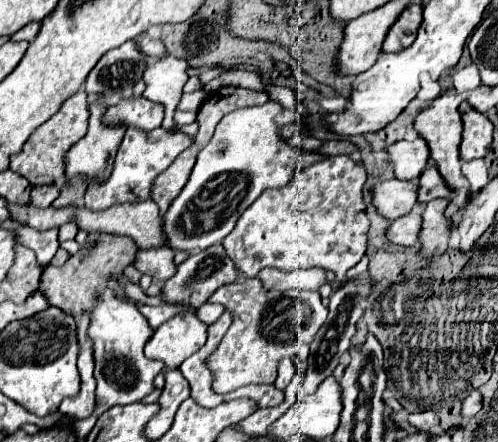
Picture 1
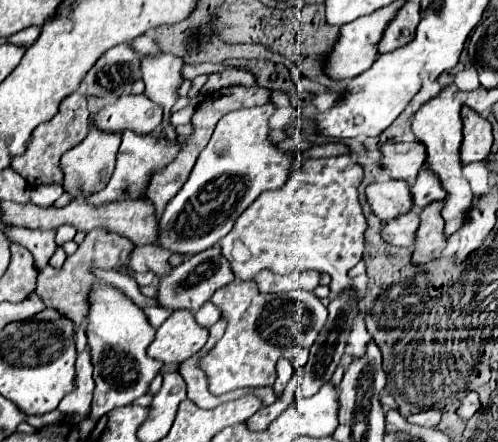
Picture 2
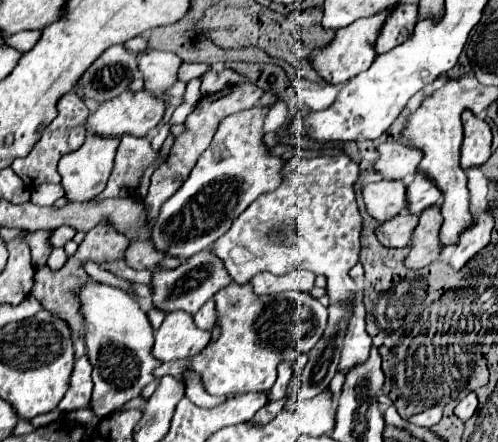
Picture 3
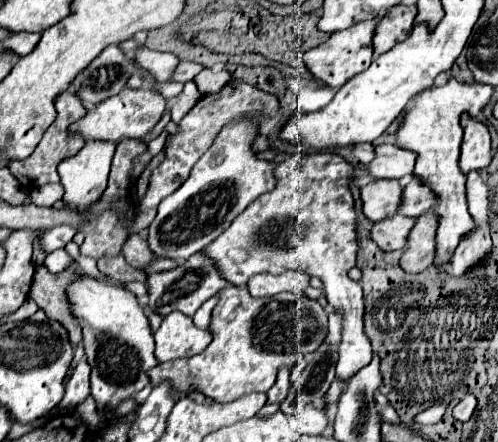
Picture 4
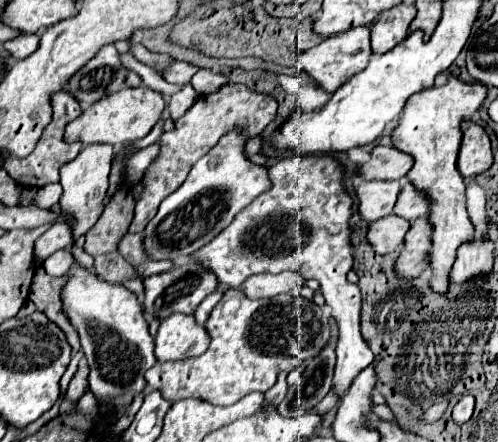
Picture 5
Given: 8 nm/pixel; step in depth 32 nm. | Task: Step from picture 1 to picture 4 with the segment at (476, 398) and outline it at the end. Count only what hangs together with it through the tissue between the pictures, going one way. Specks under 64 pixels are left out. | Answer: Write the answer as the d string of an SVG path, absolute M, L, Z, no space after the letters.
M466 394L458 404L456 404L456 408L454 408L454 418L456 420L460 420L460 422L466 422L466 420L470 420L470 416L474 414L474 410L476 410L476 396L474 394Z

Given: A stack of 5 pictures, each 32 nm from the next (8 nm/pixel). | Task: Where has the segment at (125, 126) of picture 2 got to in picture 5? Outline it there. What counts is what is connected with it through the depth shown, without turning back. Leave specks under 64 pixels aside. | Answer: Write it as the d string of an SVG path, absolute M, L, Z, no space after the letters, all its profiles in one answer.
M146 86L124 88L120 92L104 96L104 100L98 100L88 110L84 110L80 118L72 120L66 126L64 136L66 136L68 142L80 140L84 146L94 144L94 142L108 142L108 144L114 144L114 146L116 144L122 146L126 142L144 138L154 128L154 124L160 120L160 114L162 114L164 106L166 106L166 102L164 102L160 92L154 92Z

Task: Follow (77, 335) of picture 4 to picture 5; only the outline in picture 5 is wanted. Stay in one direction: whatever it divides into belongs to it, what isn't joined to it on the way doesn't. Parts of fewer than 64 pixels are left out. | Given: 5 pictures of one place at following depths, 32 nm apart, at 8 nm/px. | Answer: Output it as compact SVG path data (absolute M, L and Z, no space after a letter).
M38 266L30 288L30 300L36 304L40 312L44 312L50 320L54 320L54 323L64 330L73 352L77 352L81 348L79 336L75 328L70 325L64 306L60 306L60 288L64 288L64 280L68 280L68 274L54 278L46 274L42 266Z

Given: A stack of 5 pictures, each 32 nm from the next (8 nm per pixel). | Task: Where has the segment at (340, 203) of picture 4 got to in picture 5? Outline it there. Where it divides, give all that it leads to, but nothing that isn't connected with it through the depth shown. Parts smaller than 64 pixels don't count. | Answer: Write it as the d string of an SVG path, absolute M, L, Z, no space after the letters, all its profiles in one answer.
M288 156L270 168L272 188L258 196L244 212L236 214L236 220L222 230L210 244L200 248L192 258L200 260L206 268L210 268L218 280L230 288L240 288L248 276L254 274L280 274L284 270L296 270L304 280L316 278L320 282L320 290L326 298L326 304L332 308L332 318L338 322L338 344L336 344L336 370L334 370L334 386L342 396L350 382L356 378L360 370L364 370L372 360L372 350L360 332L360 308L362 296L358 284L350 284L346 274L354 266L354 246L352 246L352 198L344 188L344 166L334 156Z

